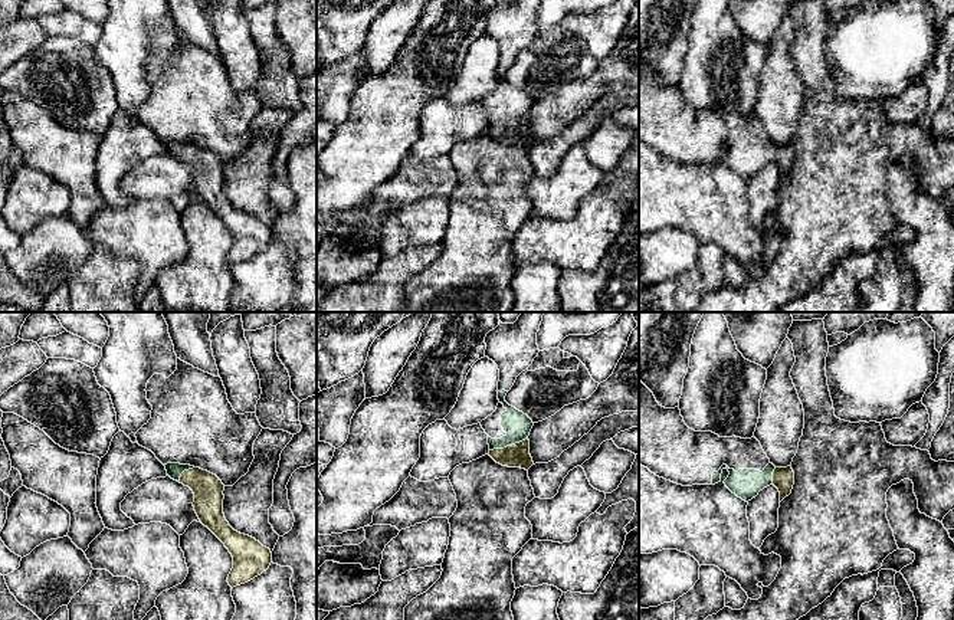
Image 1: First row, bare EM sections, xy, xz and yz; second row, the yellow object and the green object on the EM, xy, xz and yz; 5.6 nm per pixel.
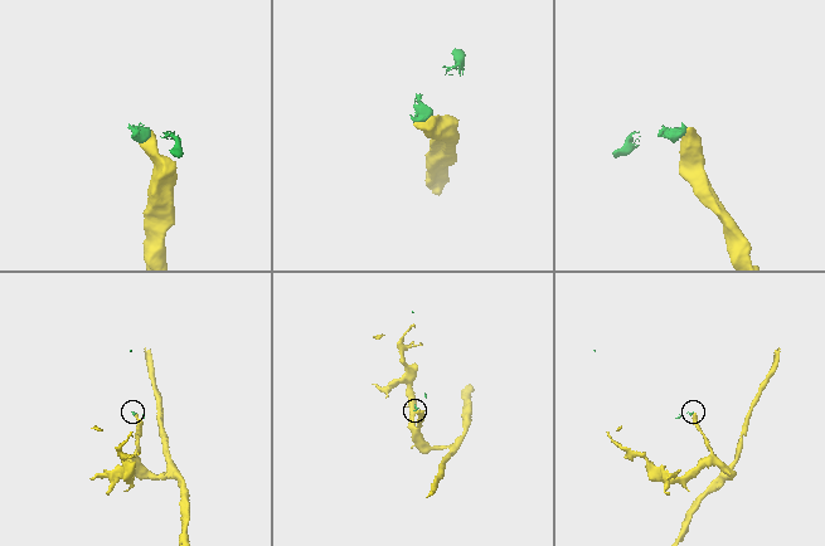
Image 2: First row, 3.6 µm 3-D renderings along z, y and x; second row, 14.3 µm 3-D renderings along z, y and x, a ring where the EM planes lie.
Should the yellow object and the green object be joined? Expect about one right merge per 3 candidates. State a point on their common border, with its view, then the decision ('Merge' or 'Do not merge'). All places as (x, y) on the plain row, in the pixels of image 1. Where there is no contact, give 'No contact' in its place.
Touches yellow at xz (508, 124). Merge

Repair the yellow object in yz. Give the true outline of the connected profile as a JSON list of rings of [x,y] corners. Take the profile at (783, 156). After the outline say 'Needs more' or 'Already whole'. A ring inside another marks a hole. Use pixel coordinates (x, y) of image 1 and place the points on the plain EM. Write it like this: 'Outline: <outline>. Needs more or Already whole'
Outline: [[[639,58],[639,141],[682,164],[715,163],[727,145],[725,164],[748,180],[774,163],[780,180],[791,171],[791,144],[776,145],[755,115],[719,115],[689,106],[679,85],[662,85]]]. Needs more

